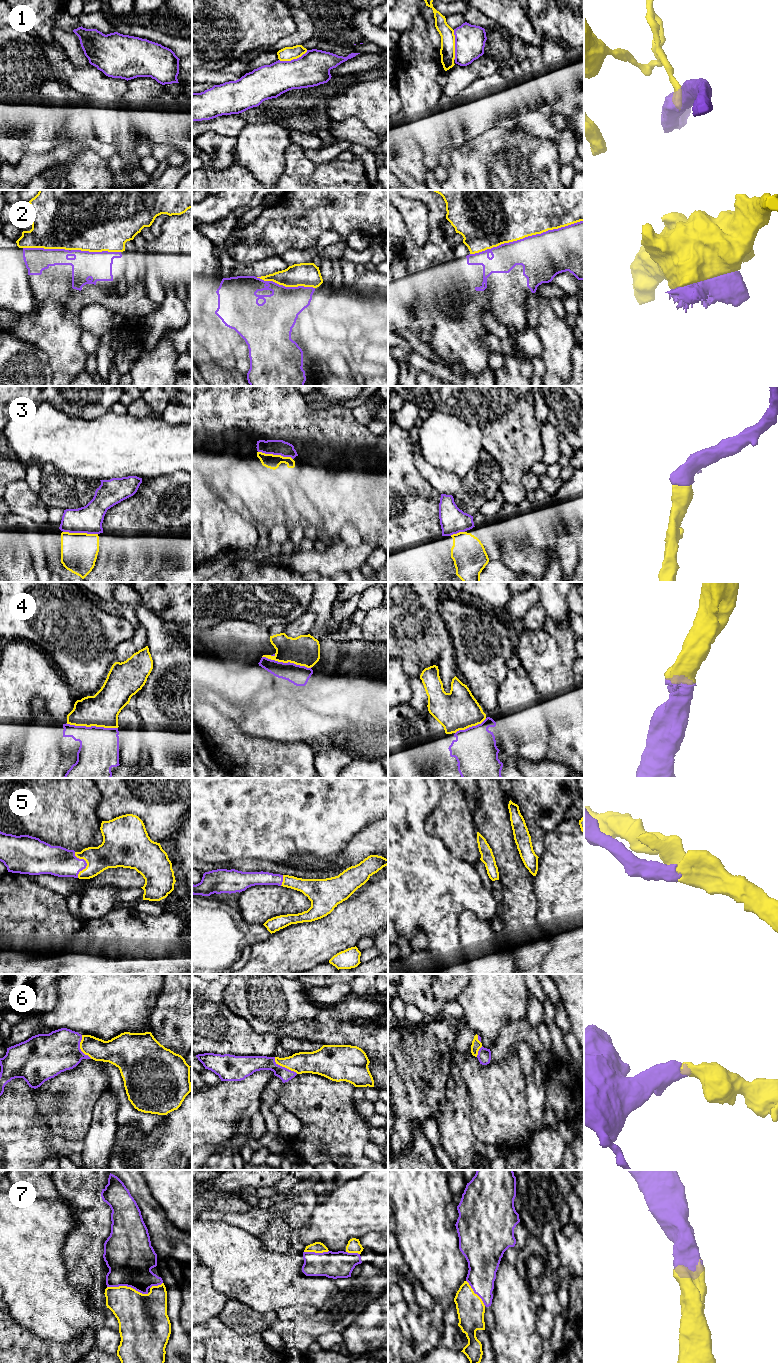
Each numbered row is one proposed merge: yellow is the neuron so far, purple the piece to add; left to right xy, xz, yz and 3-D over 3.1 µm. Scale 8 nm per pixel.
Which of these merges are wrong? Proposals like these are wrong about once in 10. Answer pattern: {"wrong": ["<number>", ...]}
{"wrong": ["1"]}

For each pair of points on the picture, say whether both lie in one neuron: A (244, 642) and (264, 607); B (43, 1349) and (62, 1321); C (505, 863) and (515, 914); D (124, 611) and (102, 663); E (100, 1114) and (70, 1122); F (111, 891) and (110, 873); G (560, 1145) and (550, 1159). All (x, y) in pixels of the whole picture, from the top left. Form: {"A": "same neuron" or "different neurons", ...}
{"A": "different neurons", "B": "different neurons", "C": "same neuron", "D": "different neurons", "E": "different neurons", "F": "different neurons", "G": "same neuron"}

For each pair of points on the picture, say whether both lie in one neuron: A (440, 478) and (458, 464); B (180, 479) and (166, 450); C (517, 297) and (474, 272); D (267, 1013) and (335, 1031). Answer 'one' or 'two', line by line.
A: two
B: two
C: one
D: one

